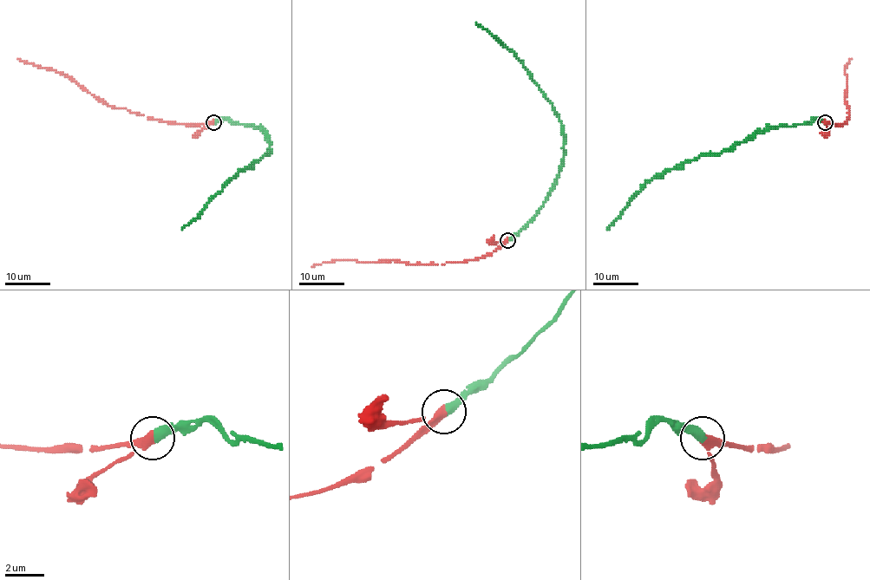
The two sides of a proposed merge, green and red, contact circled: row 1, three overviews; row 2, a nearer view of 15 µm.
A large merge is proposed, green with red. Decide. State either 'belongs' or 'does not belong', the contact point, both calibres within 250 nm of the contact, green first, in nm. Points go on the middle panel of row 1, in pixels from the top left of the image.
belongs | (507, 240) | 440/360 nm

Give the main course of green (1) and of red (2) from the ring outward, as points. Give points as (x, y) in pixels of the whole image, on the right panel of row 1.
1: (825, 122), (815, 118), (791, 126), (774, 126), (717, 153), (665, 169), (630, 199), (607, 230)
2: (825, 122), (843, 125), (848, 118), (845, 68), (851, 59)

